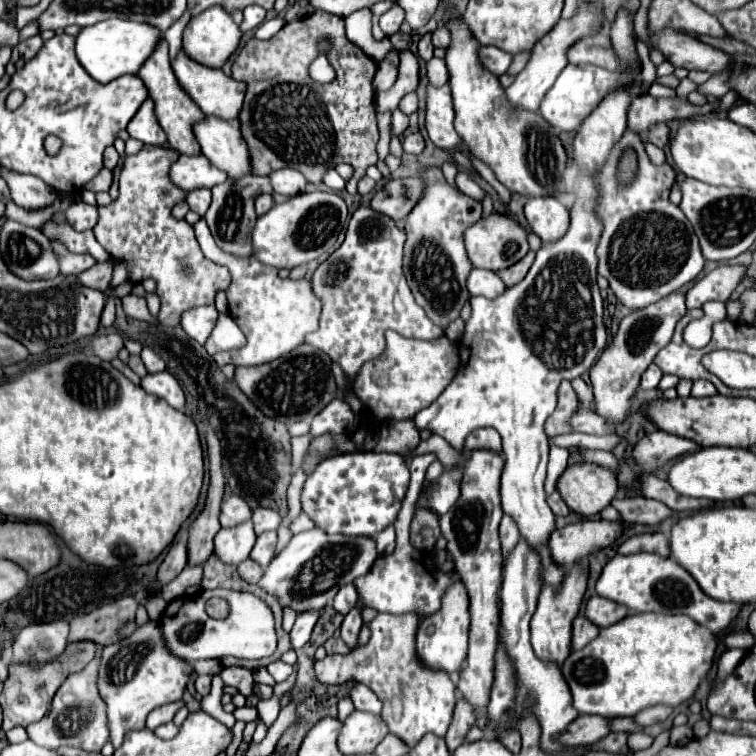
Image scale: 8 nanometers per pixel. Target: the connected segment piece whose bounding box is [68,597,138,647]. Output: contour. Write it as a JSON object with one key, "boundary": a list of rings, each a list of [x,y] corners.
{"boundary":[[[122,597],[114,603],[102,605],[86,615],[76,615],[70,621],[70,641],[90,639],[106,647],[122,641],[122,629],[136,619],[138,601],[134,597]]]}

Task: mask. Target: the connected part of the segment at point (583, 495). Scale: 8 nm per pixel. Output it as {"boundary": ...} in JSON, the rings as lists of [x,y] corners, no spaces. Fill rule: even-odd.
{"boundary":[[[586,463],[574,465],[574,469],[568,467],[558,479],[556,489],[574,513],[594,517],[616,497],[618,479],[614,471],[596,463]]]}

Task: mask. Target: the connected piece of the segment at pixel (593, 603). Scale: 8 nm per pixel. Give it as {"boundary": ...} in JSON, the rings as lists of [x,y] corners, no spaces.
{"boundary":[[[594,595],[586,603],[586,613],[584,615],[596,627],[610,627],[610,625],[618,623],[620,619],[624,619],[628,615],[628,611],[624,609],[624,605],[618,605],[618,603],[610,601],[610,599]]]}

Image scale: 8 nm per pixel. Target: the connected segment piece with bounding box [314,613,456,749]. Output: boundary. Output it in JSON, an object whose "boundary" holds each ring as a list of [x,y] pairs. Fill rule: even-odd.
{"boundary":[[[380,613],[368,623],[368,627],[368,645],[352,649],[348,655],[326,655],[314,663],[318,681],[326,685],[340,685],[346,681],[362,681],[364,685],[370,685],[384,703],[382,719],[388,725],[388,731],[400,737],[408,749],[414,749],[426,733],[444,737],[456,705],[456,685],[446,677],[446,673],[426,673],[426,669],[418,669],[418,661],[414,661],[414,633],[418,617],[392,617],[388,613]]]}

